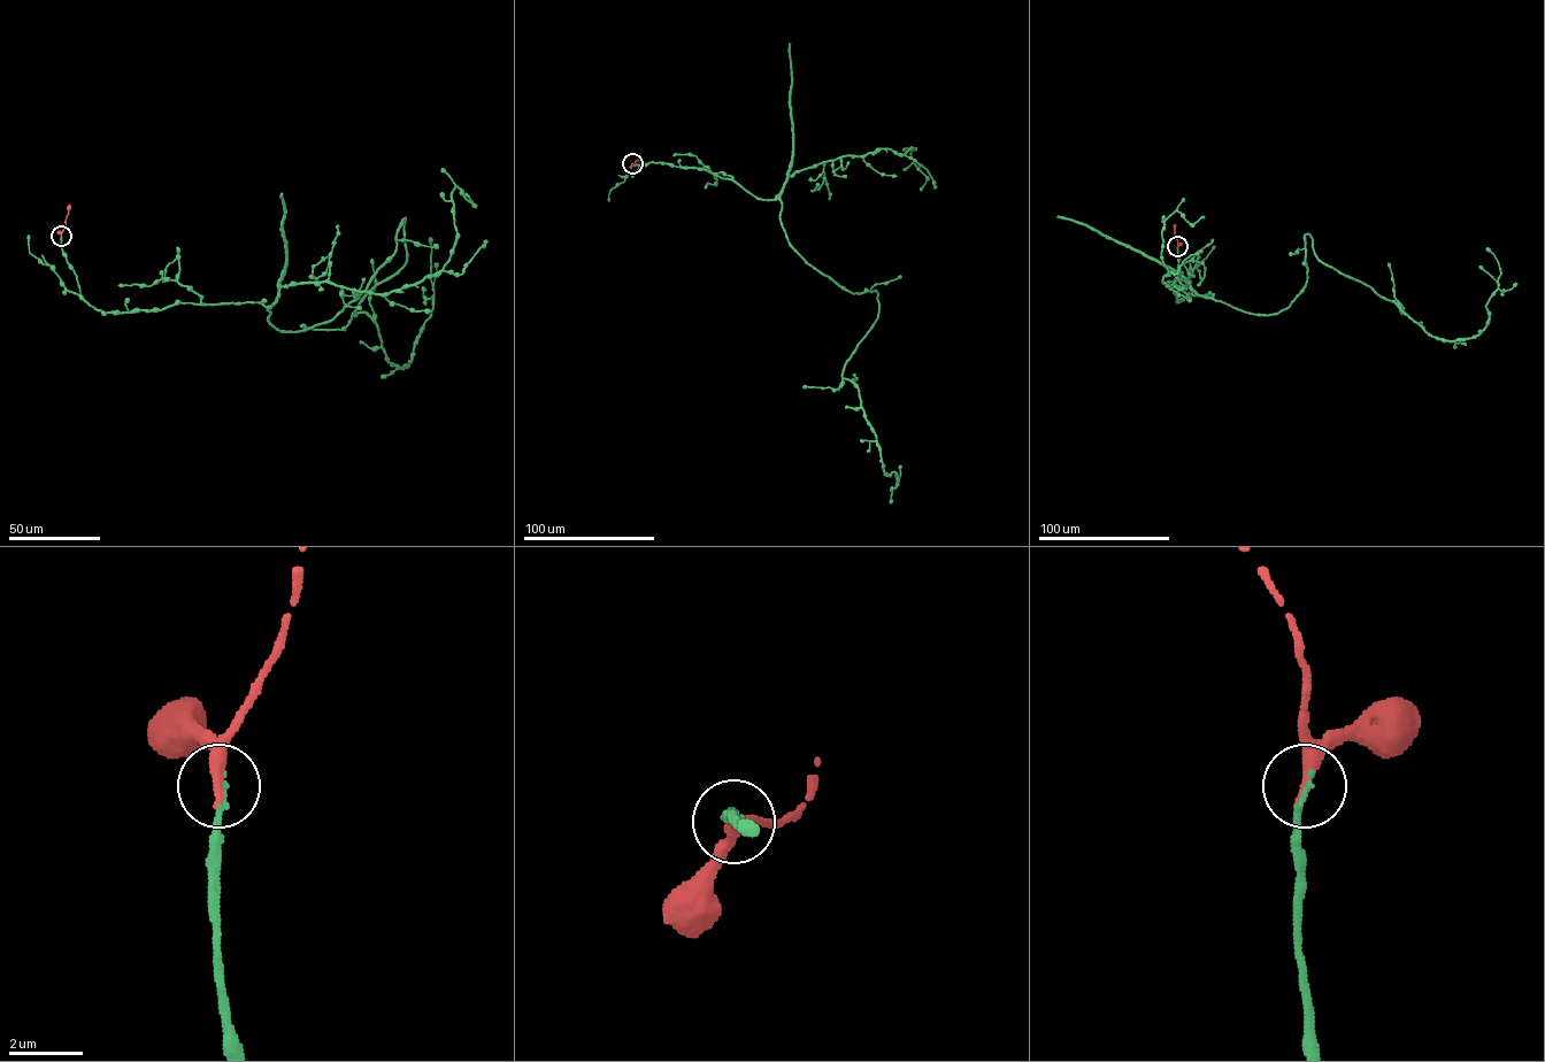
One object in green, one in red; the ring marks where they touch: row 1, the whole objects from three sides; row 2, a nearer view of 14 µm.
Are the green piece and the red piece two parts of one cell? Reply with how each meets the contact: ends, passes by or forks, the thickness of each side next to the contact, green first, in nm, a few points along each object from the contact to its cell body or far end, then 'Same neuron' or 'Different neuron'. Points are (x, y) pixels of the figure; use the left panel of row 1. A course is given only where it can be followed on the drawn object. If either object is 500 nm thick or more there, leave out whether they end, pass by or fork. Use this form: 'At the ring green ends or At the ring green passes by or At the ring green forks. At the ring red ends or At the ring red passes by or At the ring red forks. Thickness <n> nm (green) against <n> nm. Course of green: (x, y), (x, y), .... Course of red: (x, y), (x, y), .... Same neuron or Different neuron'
At the ring green ends. At the ring red ends. Thickness 150 nm (green) against 380 nm. Course of green: (61, 235), (97, 309), (260, 302), (300, 331), (404, 217), (355, 309), (401, 368), (429, 239). Course of red: (61, 235), (69, 205). Same neuron

